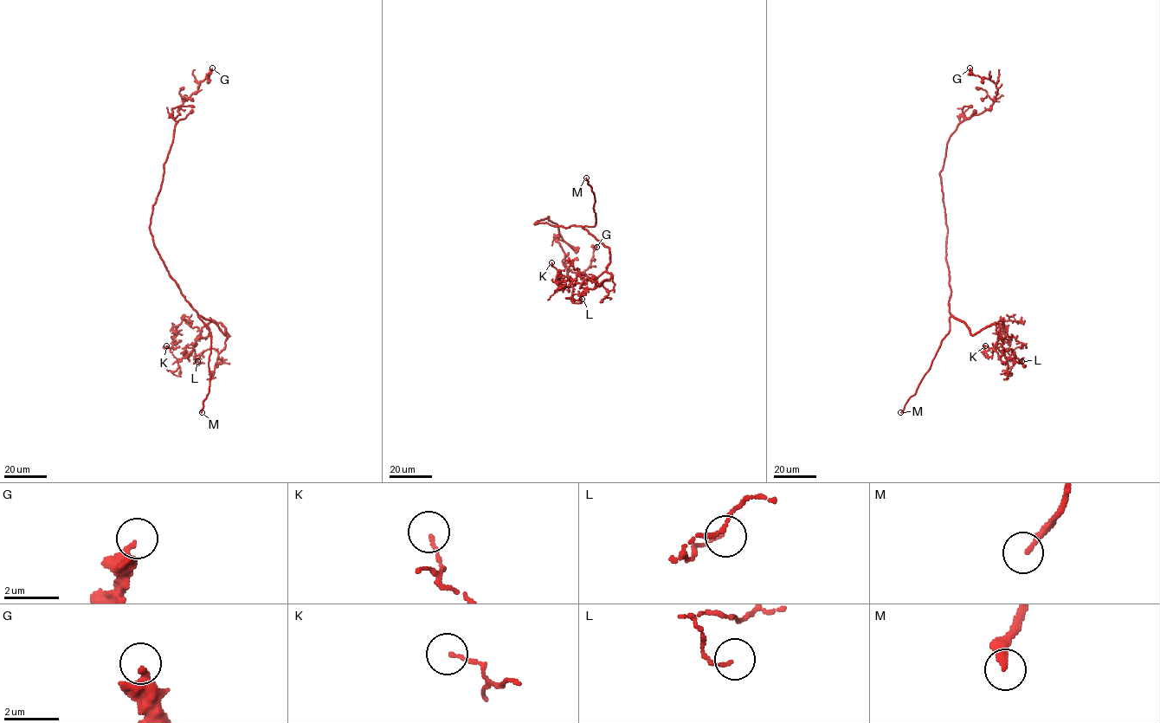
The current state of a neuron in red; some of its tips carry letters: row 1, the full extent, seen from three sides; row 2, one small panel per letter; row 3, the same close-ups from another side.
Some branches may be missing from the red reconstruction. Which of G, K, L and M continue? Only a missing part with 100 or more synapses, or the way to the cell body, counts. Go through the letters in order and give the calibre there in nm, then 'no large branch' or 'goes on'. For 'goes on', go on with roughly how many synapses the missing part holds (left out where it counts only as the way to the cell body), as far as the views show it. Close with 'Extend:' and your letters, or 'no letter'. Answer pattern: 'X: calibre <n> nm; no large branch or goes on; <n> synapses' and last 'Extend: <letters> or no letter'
G: calibre 360 nm; no large branch
K: calibre 110 nm; no large branch
L: calibre 100 nm; no large branch
M: calibre 220 nm; goes on
Extend: M

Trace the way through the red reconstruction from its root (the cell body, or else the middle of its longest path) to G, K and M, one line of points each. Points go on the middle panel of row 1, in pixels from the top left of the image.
G: (542, 222), (534, 223), (549, 216), (557, 225), (563, 265), (573, 272), (584, 272), (596, 247)
K: (542, 222), (581, 226), (609, 248), (606, 270), (584, 284), (557, 279), (551, 262)
M: (542, 222), (564, 228), (595, 225), (595, 196), (586, 177)

